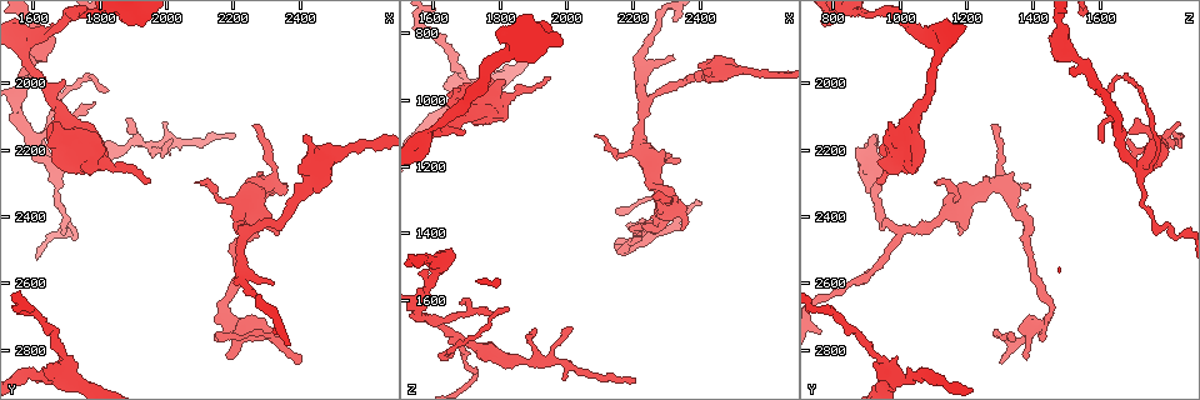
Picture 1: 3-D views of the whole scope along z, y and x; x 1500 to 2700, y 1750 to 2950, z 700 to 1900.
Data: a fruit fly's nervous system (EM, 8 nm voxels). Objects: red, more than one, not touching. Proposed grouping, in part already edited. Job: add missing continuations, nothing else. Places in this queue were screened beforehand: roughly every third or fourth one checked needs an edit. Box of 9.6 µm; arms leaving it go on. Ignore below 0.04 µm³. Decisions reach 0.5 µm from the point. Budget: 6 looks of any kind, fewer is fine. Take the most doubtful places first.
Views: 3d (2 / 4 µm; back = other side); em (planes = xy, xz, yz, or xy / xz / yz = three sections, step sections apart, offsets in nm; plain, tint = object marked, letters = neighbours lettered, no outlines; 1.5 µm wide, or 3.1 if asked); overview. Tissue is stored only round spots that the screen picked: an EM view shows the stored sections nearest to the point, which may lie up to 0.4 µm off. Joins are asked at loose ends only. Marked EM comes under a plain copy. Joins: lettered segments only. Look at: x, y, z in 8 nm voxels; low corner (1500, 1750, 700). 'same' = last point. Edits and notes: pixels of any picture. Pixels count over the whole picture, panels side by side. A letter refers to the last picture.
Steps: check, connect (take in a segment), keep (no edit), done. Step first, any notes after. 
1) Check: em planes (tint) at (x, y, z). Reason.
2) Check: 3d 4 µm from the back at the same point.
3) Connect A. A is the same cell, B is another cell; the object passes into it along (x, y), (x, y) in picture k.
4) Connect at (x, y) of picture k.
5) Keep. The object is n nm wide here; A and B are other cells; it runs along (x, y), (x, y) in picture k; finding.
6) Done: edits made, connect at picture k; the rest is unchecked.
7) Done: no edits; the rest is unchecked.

Check: 3d 4 µm at (1940, 2290, 930). Free end.

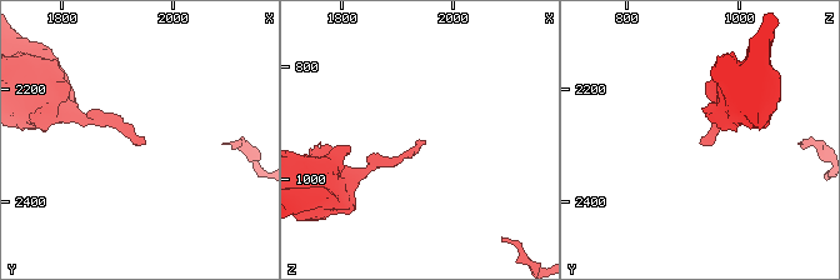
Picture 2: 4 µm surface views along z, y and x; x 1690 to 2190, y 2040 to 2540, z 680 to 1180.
Check: em yz step 4 (letters) at (1950, 2290, 935). Need the tissue.

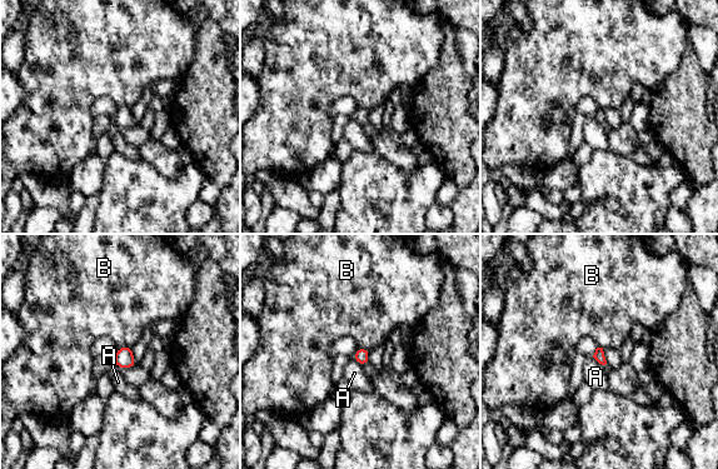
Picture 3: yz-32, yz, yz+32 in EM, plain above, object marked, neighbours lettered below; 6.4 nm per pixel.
Keep. A and B are other cells; none of them fits.

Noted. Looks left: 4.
Check: em yz step 4 (letters) at (2200, 2160, 1830). Thin end.

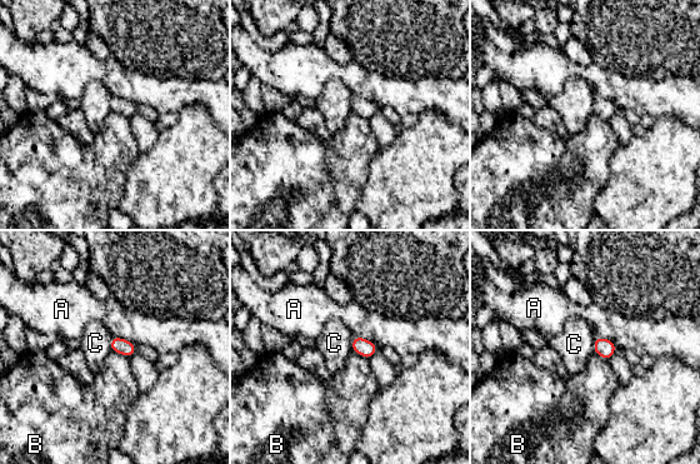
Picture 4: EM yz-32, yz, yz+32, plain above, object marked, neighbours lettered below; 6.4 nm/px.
Check: em planes (letters) at the same point.

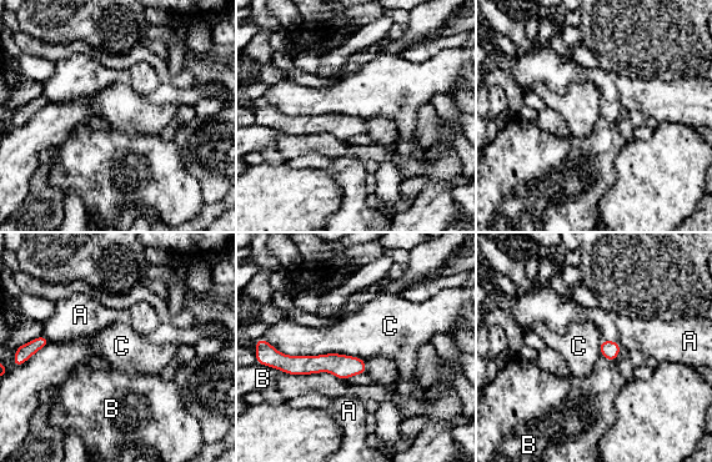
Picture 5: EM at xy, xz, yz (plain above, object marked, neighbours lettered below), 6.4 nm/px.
Keep. The object is 120 nm wide here; the longest contact is with C, 600 nm; A, B and C are other cells; no lettered segment goes on from it.

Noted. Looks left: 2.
Check: em xy step 4 (letters) at (1670, 2130, 990). Free end.

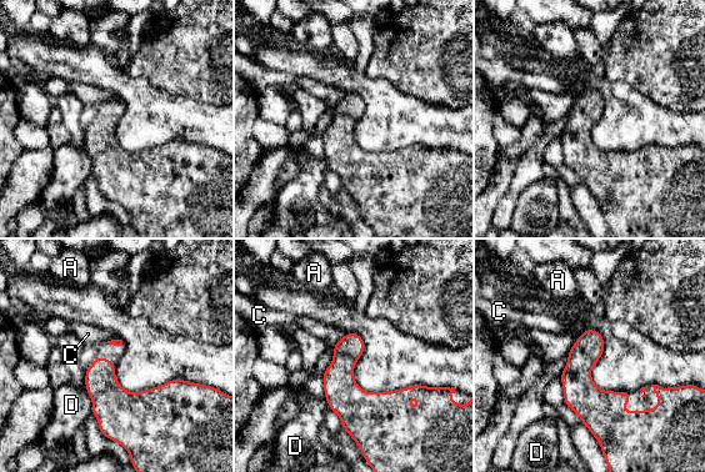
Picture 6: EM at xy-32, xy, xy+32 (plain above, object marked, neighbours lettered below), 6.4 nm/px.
Keep. The longest contact is with D, 190 nm; A, C and D are other cells; a border runs along (84, 385), (91, 401), (91, 412) in picture 6; none of them fits.

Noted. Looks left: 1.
Done: no edits; the rest is unchecked.

